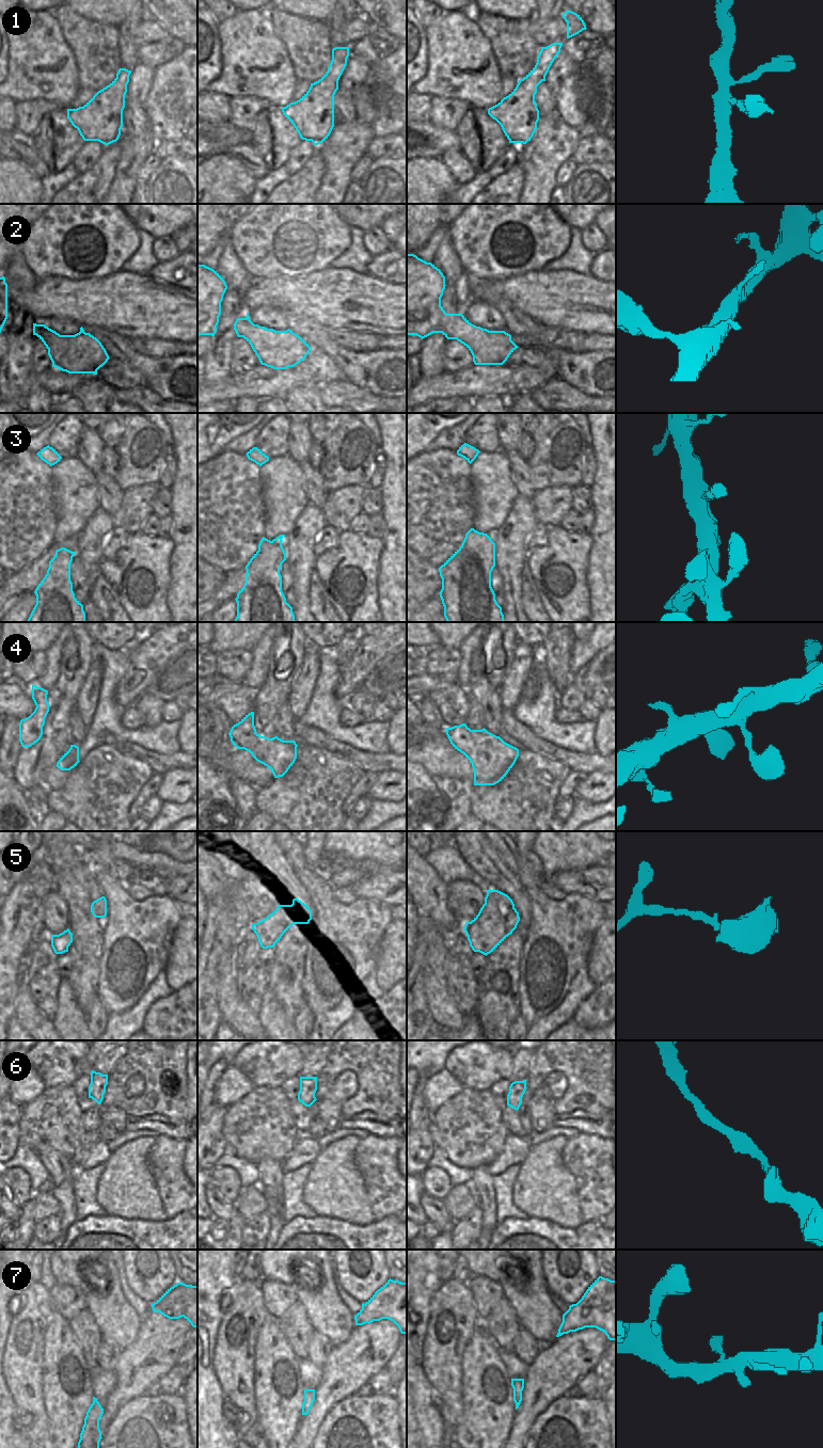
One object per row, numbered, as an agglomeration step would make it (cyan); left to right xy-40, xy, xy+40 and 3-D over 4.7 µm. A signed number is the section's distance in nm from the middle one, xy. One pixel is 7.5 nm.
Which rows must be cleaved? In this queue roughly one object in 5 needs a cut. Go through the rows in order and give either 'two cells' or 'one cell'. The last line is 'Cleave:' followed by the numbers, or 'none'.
1: one cell
2: one cell
3: one cell
4: one cell
5: one cell
6: one cell
7: one cell
Cleave: none

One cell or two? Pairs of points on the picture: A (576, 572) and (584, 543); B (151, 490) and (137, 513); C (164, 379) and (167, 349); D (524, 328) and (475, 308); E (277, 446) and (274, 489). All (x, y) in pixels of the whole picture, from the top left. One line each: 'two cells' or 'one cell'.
A: one cell
B: one cell
C: two cells
D: two cells
E: two cells

